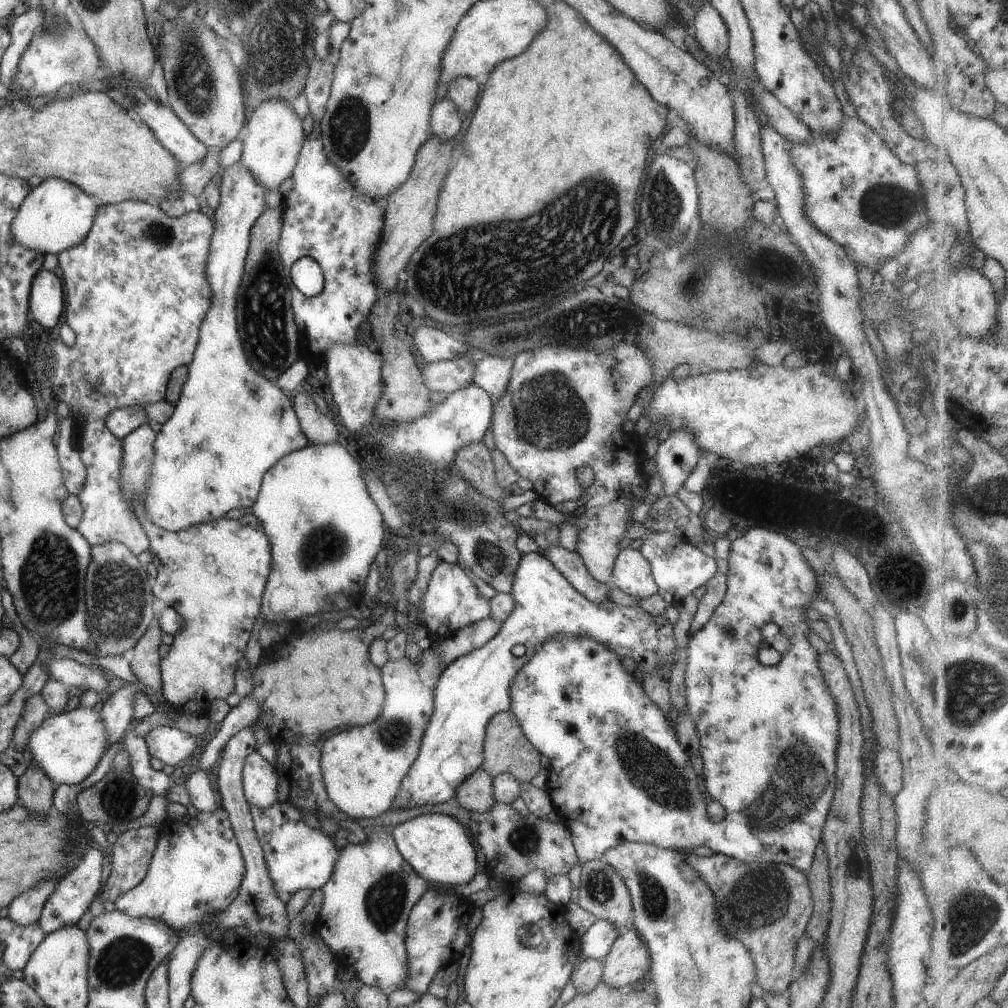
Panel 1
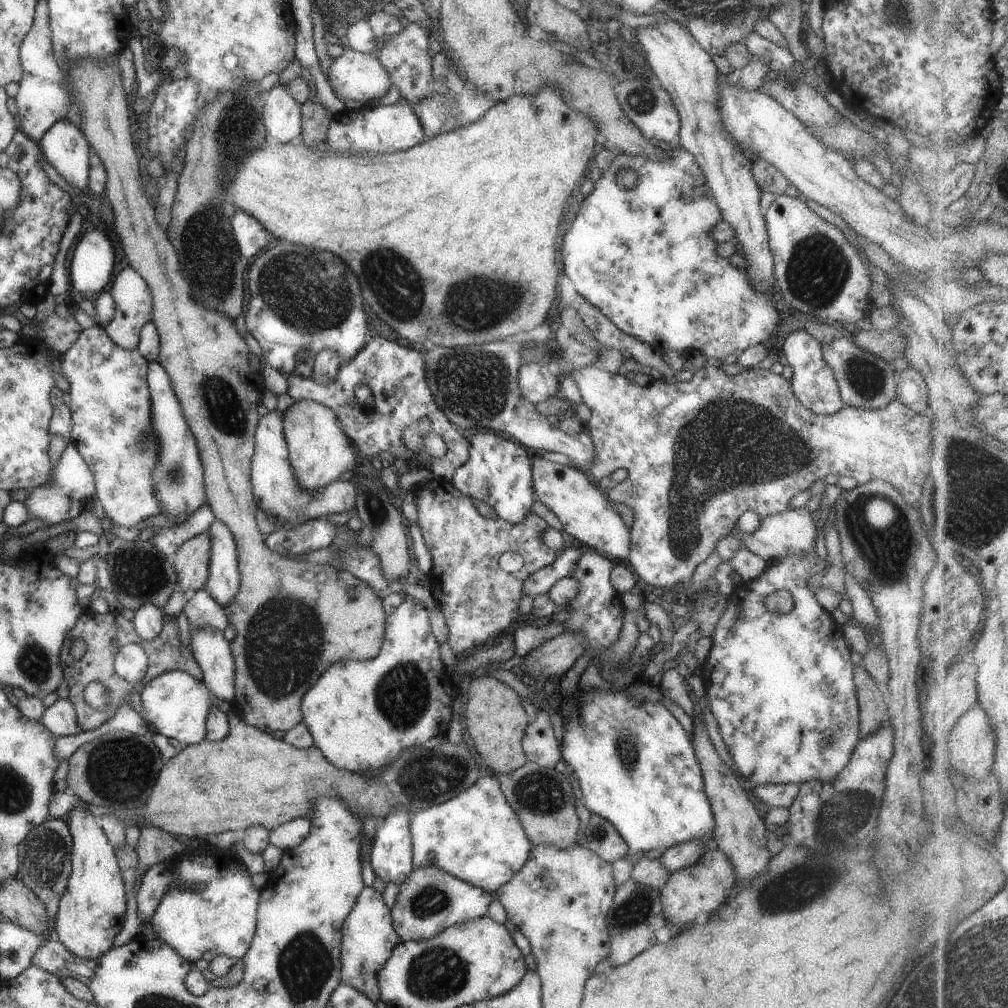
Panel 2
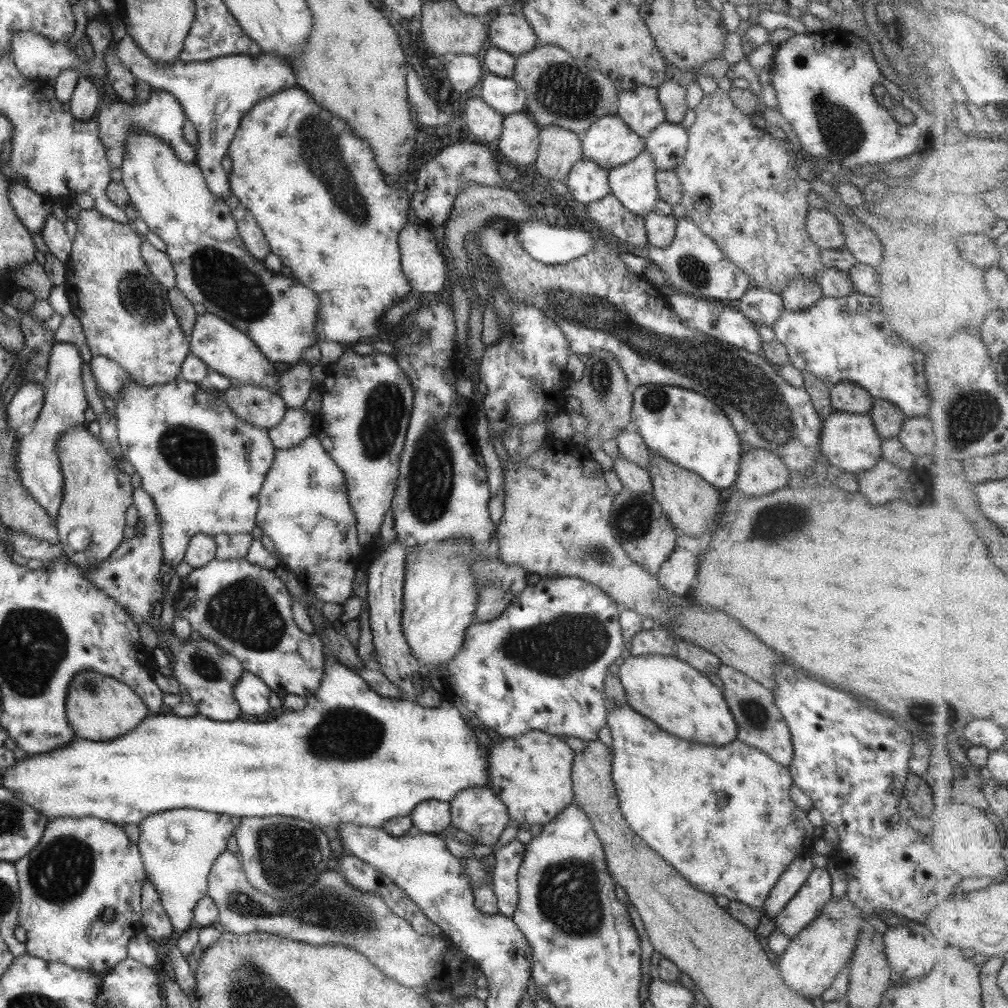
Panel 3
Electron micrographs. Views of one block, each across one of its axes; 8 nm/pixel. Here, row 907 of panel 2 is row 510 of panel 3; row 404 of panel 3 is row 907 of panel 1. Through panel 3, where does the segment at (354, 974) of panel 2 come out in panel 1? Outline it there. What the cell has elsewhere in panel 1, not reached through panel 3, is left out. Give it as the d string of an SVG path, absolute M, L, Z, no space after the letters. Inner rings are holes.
M385 827L366 829L368 835L361 844L348 843L339 851L333 872L320 888L322 902L313 921L314 932L333 954L339 965L351 966L355 978L363 985L374 986L384 992L402 989L407 978L406 948L404 945L406 920L411 907L428 887L424 878L403 860L395 842Z

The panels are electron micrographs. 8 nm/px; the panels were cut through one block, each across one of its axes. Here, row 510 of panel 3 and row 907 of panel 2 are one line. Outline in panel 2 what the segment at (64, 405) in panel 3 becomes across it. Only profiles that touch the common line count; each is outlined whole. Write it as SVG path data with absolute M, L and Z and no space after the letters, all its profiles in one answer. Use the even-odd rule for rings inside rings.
M47 818L39 826L31 828L27 836L19 842L19 868L16 878L20 878L46 907L47 922L53 925L53 918L58 909L59 897L65 890L71 868L70 830L64 819Z

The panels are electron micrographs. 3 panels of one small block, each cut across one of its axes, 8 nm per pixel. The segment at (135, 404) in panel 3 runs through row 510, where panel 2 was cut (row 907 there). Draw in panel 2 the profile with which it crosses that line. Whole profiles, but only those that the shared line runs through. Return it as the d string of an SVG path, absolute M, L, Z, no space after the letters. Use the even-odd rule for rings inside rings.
M207 844L187 849L181 856L170 859L167 866L174 874L174 882L149 920L155 934L187 964L193 964L203 952L241 959L256 927L260 888L253 884L253 875L234 855Z

